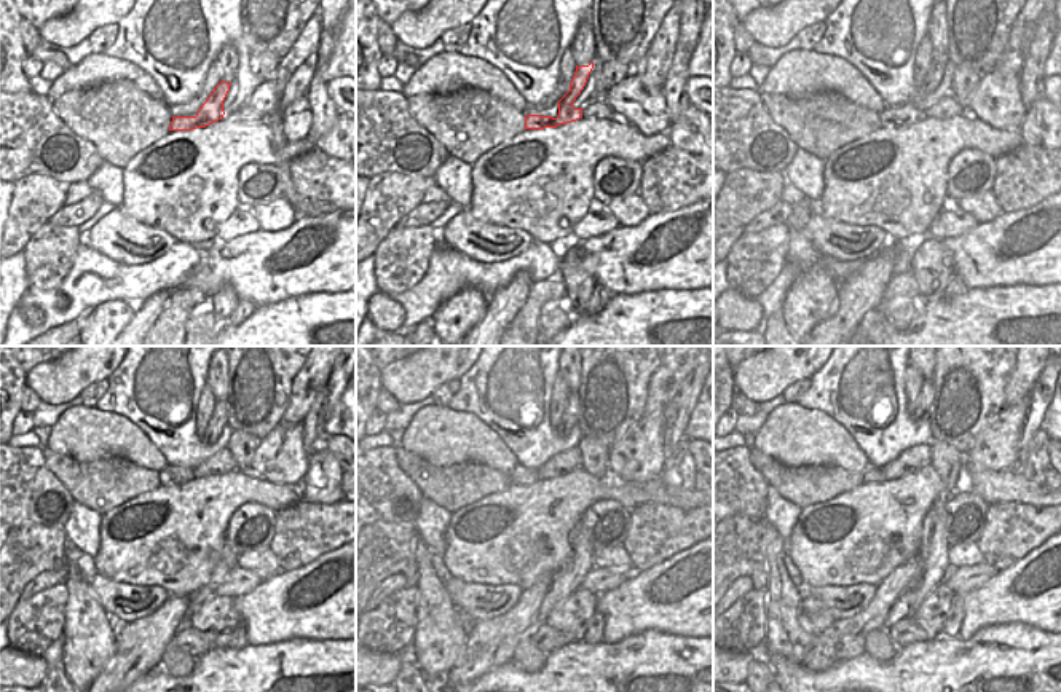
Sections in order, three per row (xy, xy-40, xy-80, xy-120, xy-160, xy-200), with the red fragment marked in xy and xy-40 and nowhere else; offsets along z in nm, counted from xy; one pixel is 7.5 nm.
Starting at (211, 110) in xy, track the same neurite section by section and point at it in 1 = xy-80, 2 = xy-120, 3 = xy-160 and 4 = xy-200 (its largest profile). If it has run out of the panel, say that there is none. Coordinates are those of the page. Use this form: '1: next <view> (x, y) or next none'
1: next xy-80 (938, 66)
2: next xy-120 (219, 413)
3: next xy-160 (570, 416)
4: next xy-200 (926, 396)

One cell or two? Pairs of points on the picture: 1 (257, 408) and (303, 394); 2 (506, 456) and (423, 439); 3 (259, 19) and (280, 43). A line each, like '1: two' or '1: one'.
1: two
2: one
3: one

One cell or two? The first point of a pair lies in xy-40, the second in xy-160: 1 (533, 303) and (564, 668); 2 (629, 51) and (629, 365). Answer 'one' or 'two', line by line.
1: two
2: one

